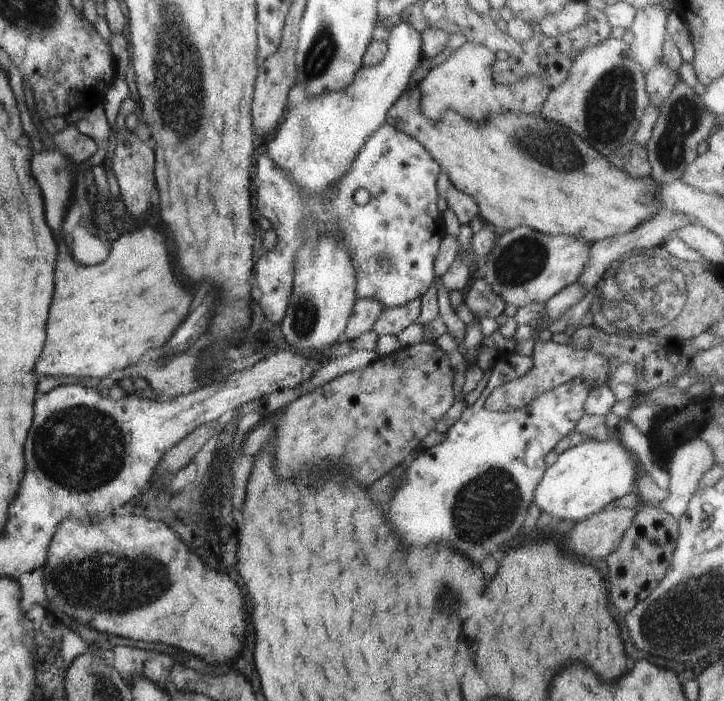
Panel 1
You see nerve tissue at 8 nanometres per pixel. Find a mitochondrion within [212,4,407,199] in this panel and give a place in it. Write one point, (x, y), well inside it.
(321, 54)

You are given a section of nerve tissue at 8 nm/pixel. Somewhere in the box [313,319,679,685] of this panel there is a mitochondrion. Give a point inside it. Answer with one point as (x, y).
(475, 522)

